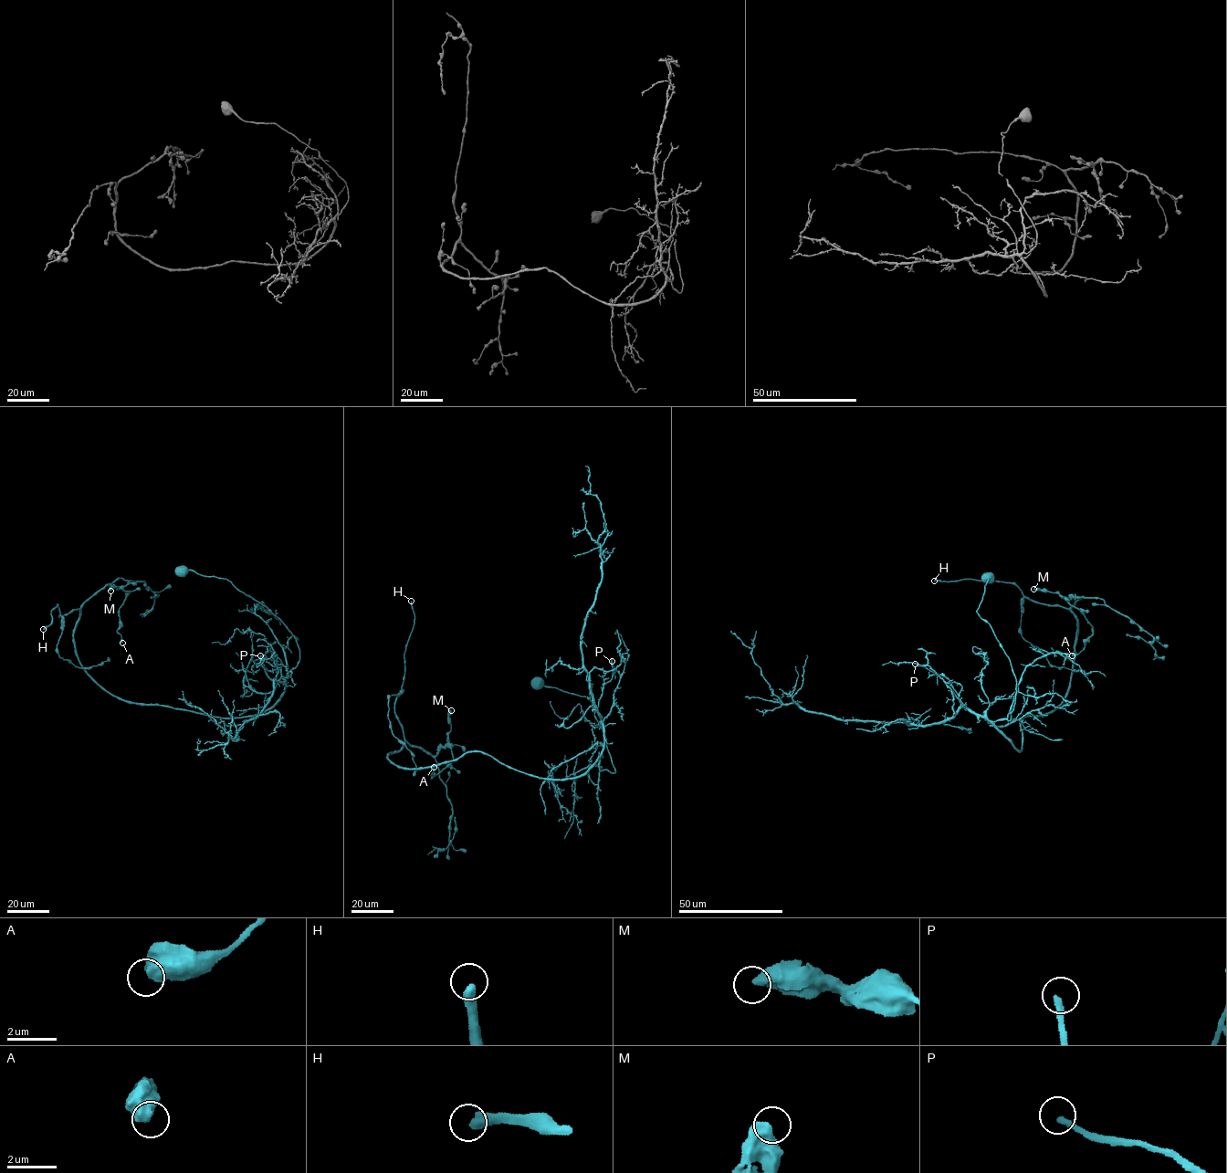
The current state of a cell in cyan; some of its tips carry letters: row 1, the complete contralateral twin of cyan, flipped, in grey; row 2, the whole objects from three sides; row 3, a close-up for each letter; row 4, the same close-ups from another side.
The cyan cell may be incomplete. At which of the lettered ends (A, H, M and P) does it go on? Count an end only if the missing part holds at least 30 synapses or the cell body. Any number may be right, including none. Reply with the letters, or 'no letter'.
H

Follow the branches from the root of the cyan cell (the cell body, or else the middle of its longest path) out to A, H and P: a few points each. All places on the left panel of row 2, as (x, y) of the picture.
A: (181, 570), (290, 632), (279, 700), (224, 717), (103, 690), (73, 632), (108, 584), (130, 591), (122, 643)
H: (181, 570), (226, 579), (295, 638), (268, 709), (125, 701), (78, 659), (78, 609), (43, 629)
P: (181, 570), (225, 578), (267, 607), (295, 638), (299, 661), (285, 685), (268, 678), (260, 655)

